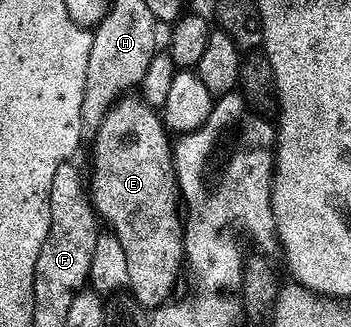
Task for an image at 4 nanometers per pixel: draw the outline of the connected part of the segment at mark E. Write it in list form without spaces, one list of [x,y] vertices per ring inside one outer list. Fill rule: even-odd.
[[[126,95],[106,114],[104,131],[95,137],[98,138],[94,141],[94,175],[88,179],[89,184],[92,183],[88,193],[95,214],[103,222],[110,223],[109,228],[116,239],[120,239],[120,247],[124,247],[128,259],[129,292],[143,309],[153,311],[171,300],[170,292],[178,281],[178,272],[184,269],[184,221],[180,216],[178,172],[174,169],[171,134],[153,106],[147,105],[141,96]]]

